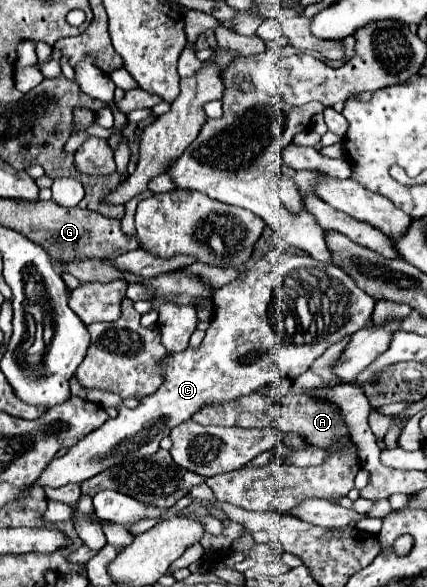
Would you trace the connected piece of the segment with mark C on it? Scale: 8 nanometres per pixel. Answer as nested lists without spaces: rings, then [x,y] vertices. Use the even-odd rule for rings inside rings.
[[[285,247],[269,251],[247,271],[243,281],[235,279],[215,291],[213,301],[215,317],[203,343],[197,349],[169,353],[157,363],[163,375],[161,387],[143,397],[135,409],[121,407],[115,419],[107,419],[63,457],[55,457],[33,481],[35,487],[83,483],[129,455],[153,455],[163,435],[169,435],[173,427],[189,421],[203,407],[233,401],[279,379],[295,381],[331,345],[367,327],[375,309],[375,299],[367,297],[343,269],[313,261],[309,255],[291,255]]]

